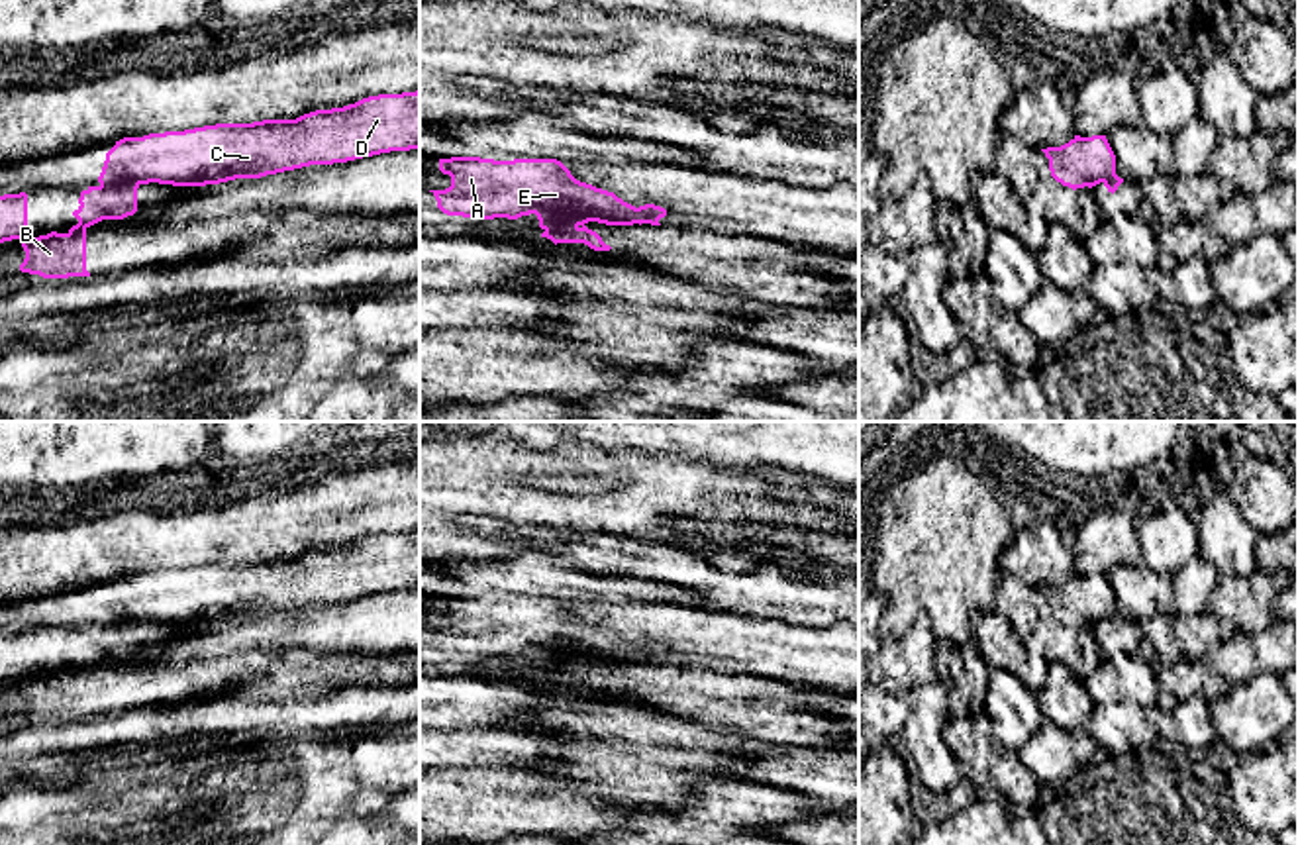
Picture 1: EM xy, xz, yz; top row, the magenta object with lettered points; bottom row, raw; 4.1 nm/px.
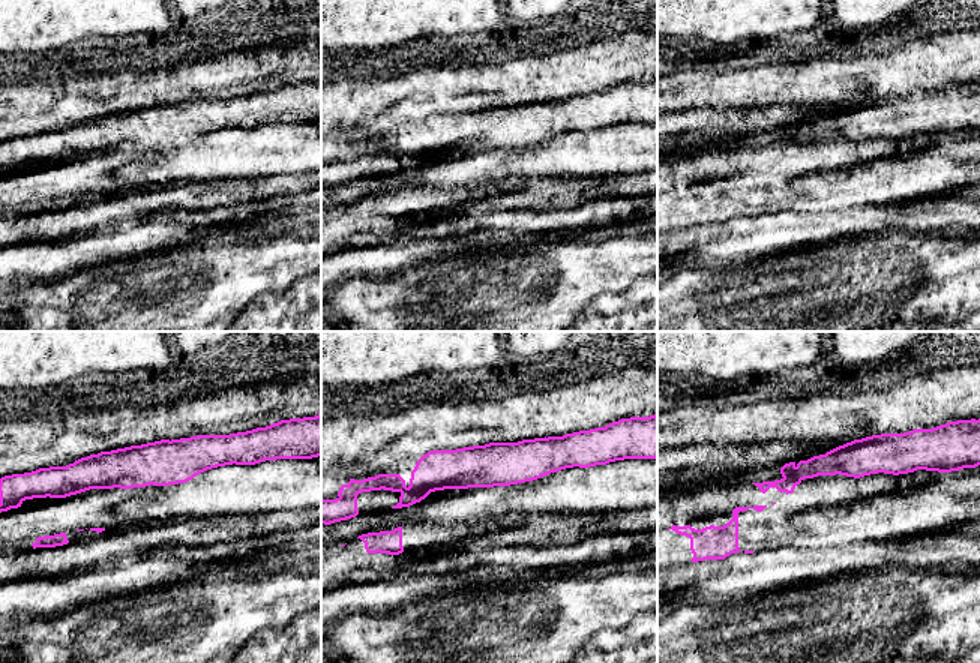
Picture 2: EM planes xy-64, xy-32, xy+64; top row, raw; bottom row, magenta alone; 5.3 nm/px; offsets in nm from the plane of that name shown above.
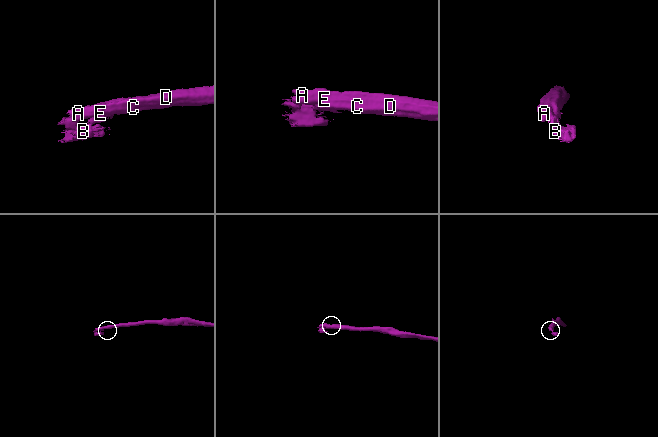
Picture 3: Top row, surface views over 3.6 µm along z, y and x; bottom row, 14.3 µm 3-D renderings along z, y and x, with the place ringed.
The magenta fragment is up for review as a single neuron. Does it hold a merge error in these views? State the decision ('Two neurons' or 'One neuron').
Two neurons

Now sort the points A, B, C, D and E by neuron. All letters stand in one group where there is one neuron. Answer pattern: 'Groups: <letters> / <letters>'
Groups: A C D E / B

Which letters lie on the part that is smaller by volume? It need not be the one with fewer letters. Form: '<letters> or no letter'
B

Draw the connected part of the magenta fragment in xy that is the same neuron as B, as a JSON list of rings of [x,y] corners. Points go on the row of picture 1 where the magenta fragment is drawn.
[[[145,182],[88,186],[80,192],[78,220],[67,233],[51,231],[31,237],[27,229],[27,194],[0,196],[0,243],[20,239],[25,259],[22,273],[43,278],[90,276],[86,271],[86,229],[102,220],[124,220],[137,212],[137,188]]]

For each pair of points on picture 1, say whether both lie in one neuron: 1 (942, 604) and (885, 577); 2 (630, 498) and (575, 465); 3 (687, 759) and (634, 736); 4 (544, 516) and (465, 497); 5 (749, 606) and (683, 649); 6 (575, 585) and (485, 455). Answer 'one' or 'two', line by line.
1: one
2: one
3: one
4: one
5: two
6: two

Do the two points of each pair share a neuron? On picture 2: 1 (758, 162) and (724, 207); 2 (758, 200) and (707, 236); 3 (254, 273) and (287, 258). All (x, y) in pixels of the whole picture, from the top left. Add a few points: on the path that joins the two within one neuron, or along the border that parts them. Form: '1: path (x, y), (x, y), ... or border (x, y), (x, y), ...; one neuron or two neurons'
1: border (770, 167), (736, 171), (733, 180), (722, 189); two neurons
2: border (712, 224), (691, 225); two neurons
3: path (261, 267), (279, 263); one neuron

